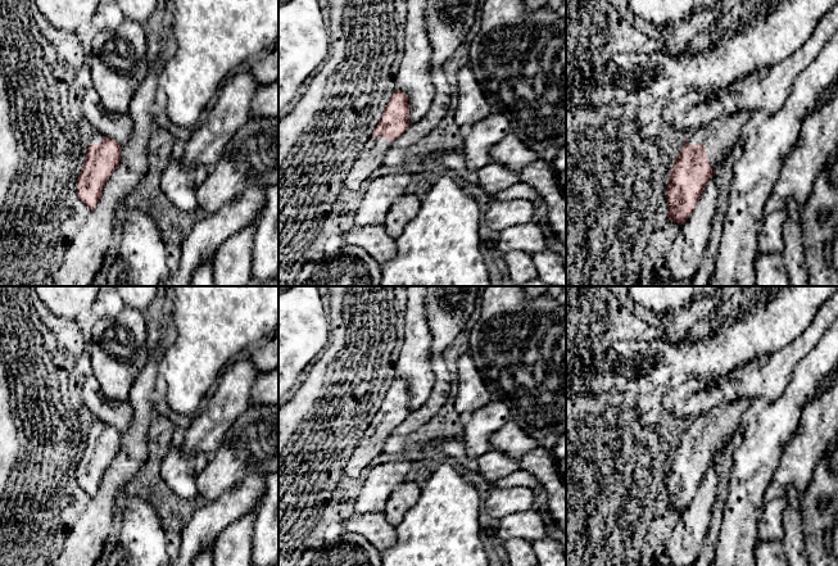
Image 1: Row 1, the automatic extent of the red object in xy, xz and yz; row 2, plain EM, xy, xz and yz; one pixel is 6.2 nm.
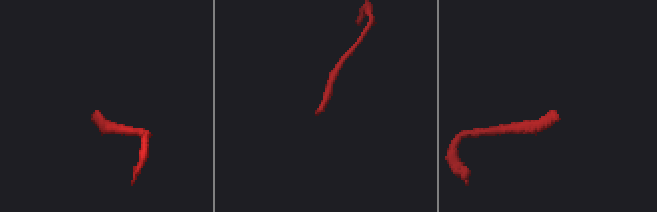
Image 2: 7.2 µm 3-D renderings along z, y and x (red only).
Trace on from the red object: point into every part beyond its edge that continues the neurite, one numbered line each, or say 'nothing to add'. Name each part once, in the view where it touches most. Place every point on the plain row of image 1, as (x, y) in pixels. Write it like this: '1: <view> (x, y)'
1: yz (720, 424)

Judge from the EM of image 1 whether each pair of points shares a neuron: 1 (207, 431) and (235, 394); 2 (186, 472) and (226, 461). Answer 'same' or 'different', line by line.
1: same
2: same

